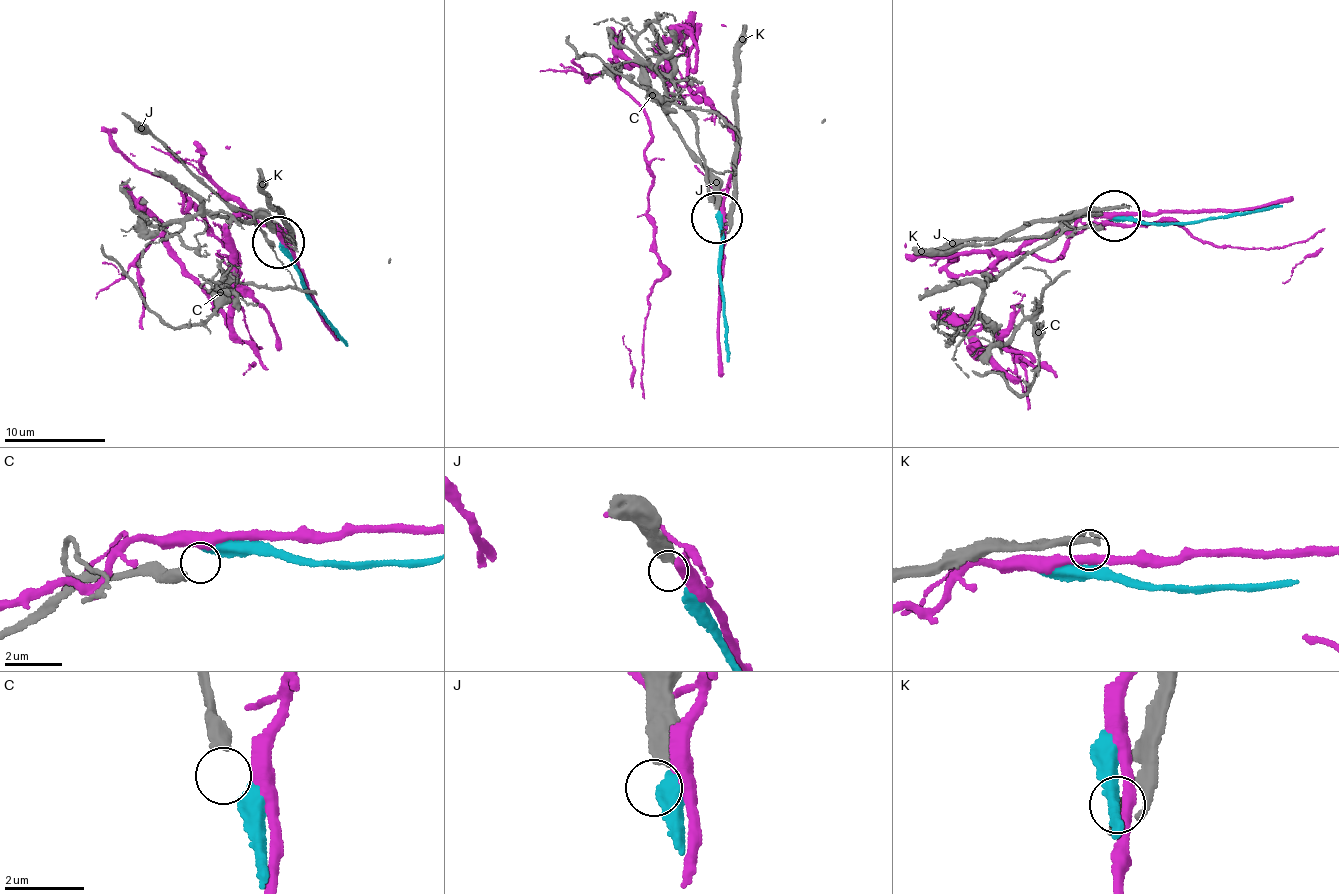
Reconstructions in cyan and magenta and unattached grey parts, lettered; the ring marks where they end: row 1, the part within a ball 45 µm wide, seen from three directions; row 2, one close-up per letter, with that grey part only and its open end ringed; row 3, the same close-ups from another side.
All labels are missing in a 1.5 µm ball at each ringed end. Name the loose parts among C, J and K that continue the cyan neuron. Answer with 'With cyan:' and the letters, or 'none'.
With cyan: C

